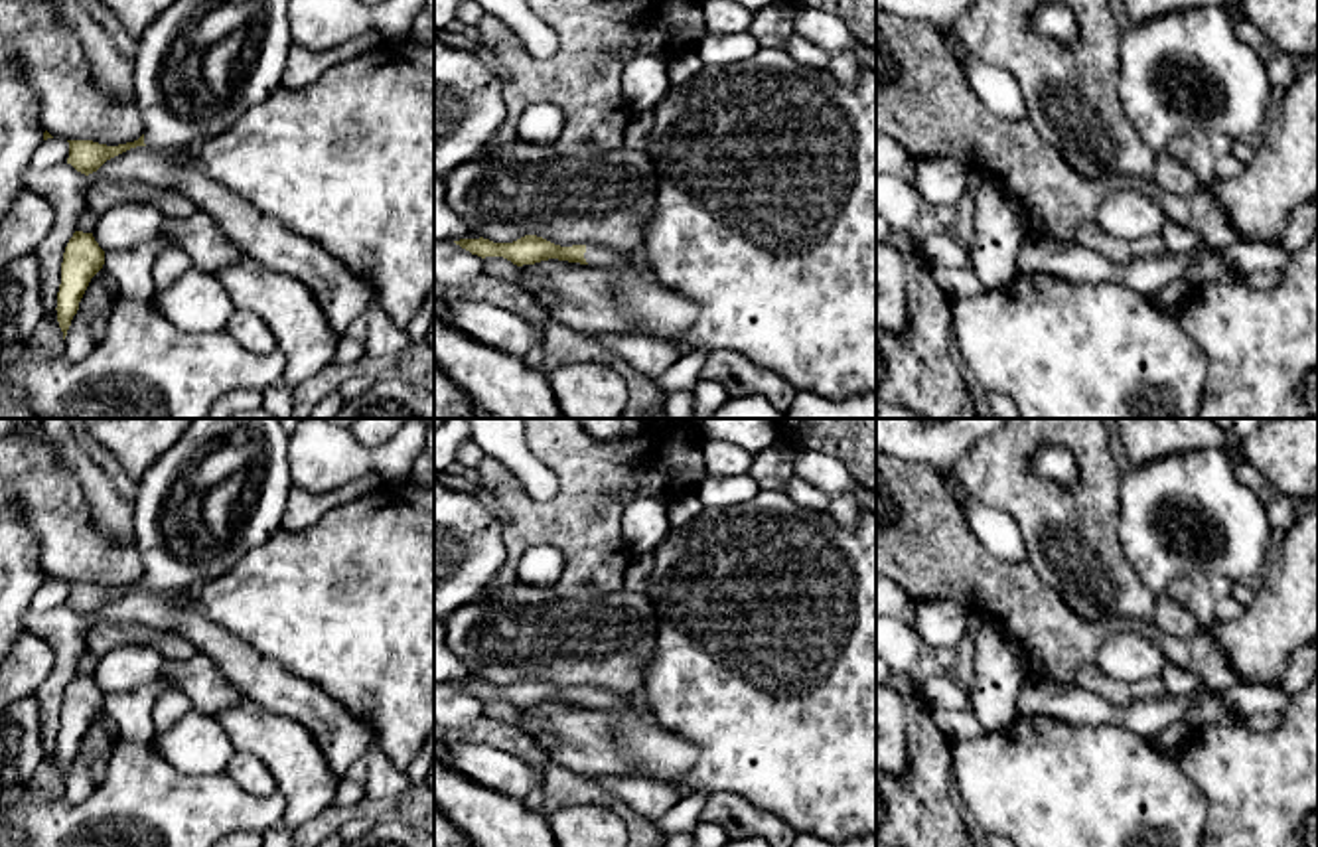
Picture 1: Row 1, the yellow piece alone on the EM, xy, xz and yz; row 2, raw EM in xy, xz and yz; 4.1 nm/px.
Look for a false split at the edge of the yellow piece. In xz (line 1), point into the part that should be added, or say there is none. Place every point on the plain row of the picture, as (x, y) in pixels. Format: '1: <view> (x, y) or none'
1: xz (648, 751)

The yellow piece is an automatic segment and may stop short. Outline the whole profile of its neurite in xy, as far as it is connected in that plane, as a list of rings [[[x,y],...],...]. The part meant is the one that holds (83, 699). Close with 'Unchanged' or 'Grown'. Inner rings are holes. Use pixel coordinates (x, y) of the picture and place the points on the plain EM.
[[[75,673],[63,695],[55,750],[63,782],[91,721],[103,711],[103,707],[105,693],[99,689],[93,675]]]. Unchanged

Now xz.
[[[537,677],[513,685],[493,685],[483,679],[454,685],[481,701],[503,699],[517,709],[558,701],[610,713],[616,719],[614,744],[623,762],[620,780],[643,778],[681,788],[698,758],[696,744],[669,732],[645,705],[643,693],[623,695],[594,685],[560,689]]]. Grown

